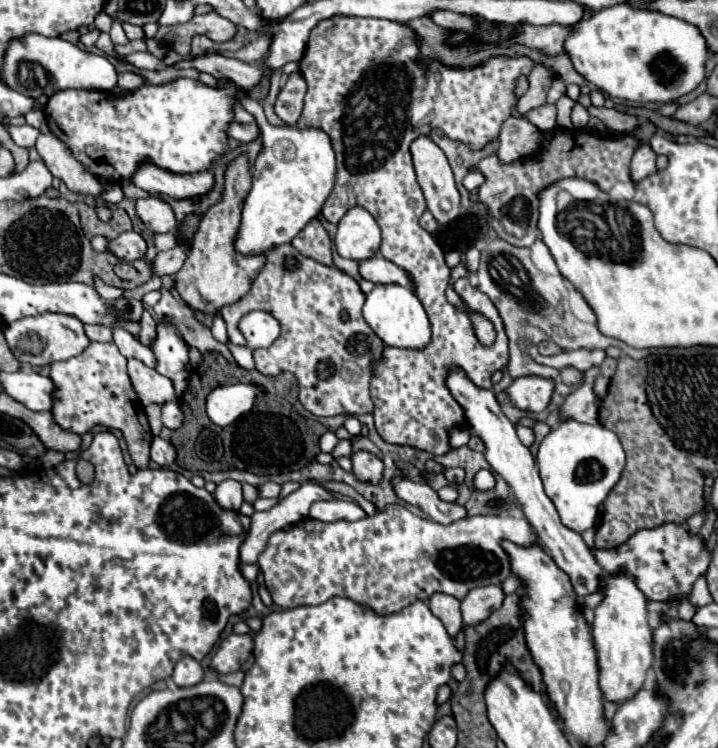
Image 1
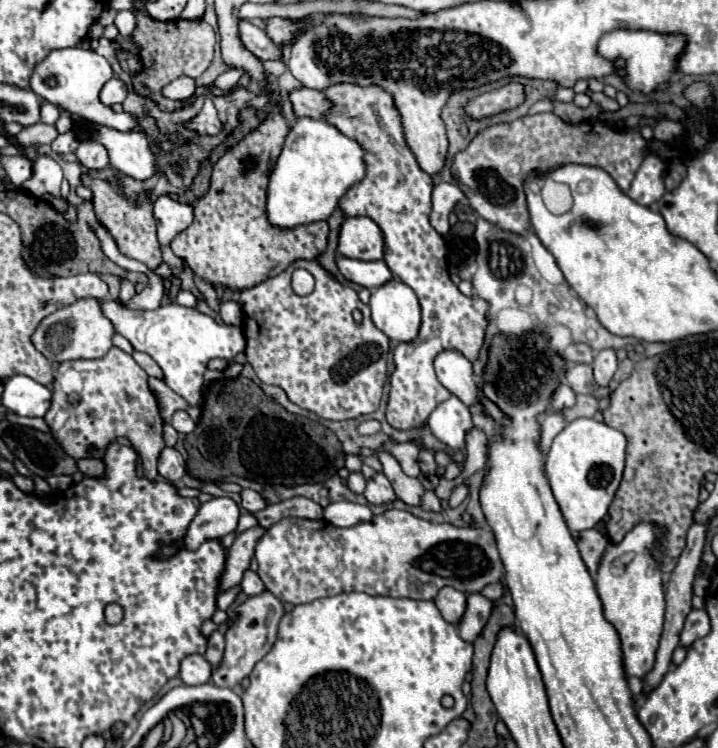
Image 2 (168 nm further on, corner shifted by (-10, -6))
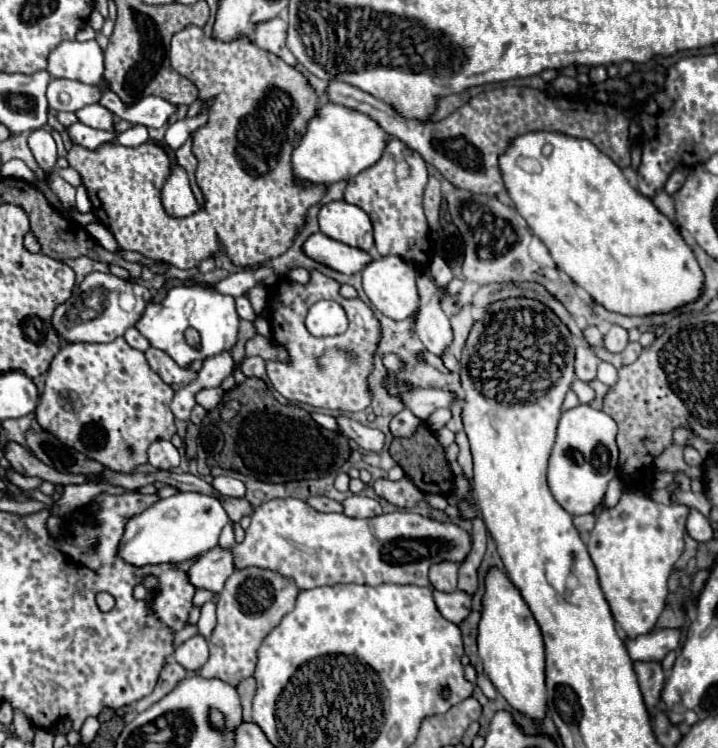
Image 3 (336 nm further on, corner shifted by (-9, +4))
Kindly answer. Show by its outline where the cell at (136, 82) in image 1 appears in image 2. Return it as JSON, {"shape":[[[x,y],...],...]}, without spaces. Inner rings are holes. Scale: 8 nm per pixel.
{"shape":[[[112,78],[104,84],[104,90],[100,90],[100,102],[104,102],[104,106],[120,104],[126,98],[126,92],[126,84],[118,78]]]}

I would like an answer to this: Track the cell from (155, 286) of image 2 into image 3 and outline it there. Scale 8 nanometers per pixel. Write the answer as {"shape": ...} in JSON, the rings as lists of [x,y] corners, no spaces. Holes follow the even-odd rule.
{"shape":[[[93,272],[83,280],[83,284],[79,284],[79,294],[75,292],[67,302],[55,308],[51,322],[53,322],[57,336],[63,338],[65,342],[105,344],[105,342],[113,342],[115,338],[123,336],[127,328],[135,326],[135,320],[139,320],[149,300],[151,300],[151,292],[145,286],[117,278],[113,274]],[[125,296],[131,296],[135,300],[131,310],[125,310],[123,306]]]}

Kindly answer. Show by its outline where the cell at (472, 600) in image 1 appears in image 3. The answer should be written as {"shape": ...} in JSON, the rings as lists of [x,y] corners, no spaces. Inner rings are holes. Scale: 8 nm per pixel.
{"shape":[[[457,590],[451,594],[445,592],[435,592],[435,604],[439,608],[439,612],[453,624],[461,624],[469,612],[471,612],[471,604],[473,604],[473,596]]]}

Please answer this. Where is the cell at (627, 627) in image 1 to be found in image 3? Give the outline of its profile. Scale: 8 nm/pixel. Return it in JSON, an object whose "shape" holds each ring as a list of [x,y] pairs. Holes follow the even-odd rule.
{"shape":[[[623,492],[619,504],[615,508],[603,510],[597,516],[597,524],[591,532],[591,548],[587,540],[589,556],[597,568],[601,590],[611,606],[615,622],[625,630],[625,636],[635,640],[637,636],[651,634],[657,628],[657,620],[665,610],[667,600],[667,578],[683,552],[683,536],[685,524],[689,516],[689,506],[685,504],[657,504],[647,496],[639,496],[637,492]]]}

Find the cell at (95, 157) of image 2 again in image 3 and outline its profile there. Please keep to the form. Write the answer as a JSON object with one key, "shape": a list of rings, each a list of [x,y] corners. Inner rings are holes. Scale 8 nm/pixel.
{"shape":[[[133,126],[129,128],[127,132],[121,132],[117,134],[111,144],[121,144],[121,146],[141,146],[149,140],[149,134],[147,134],[147,128],[143,126]]]}

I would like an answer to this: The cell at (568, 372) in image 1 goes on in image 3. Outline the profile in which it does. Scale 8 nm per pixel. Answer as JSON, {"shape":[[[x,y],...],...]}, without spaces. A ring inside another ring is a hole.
{"shape":[[[579,344],[575,350],[575,374],[579,380],[583,382],[591,382],[597,378],[597,366],[599,366],[599,358],[597,354],[589,348]]]}

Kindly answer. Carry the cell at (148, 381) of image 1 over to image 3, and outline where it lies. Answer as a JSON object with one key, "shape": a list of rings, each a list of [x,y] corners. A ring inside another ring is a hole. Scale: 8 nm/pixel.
{"shape":[[[205,388],[205,390],[199,390],[195,398],[197,398],[197,404],[201,404],[205,410],[211,410],[221,402],[223,394],[225,394],[223,388]]]}

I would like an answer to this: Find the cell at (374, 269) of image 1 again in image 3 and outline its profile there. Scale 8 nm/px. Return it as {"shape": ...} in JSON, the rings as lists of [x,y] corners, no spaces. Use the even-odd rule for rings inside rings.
{"shape":[[[317,232],[313,234],[305,244],[303,250],[313,260],[341,272],[341,274],[357,274],[361,272],[369,262],[373,262],[371,254],[359,248],[351,248],[343,242],[331,240],[329,236]]]}

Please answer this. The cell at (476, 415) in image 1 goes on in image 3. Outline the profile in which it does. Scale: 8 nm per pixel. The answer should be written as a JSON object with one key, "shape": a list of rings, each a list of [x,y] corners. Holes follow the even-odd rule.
{"shape":[[[417,270],[417,288],[419,288],[419,314],[415,318],[415,334],[423,346],[435,354],[443,356],[449,350],[453,340],[451,322],[441,310],[439,288],[429,280],[425,272]]]}

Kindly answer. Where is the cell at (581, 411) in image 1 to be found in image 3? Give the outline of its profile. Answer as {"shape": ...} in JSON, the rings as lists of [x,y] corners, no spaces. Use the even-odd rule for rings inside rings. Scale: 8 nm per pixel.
{"shape":[[[611,326],[611,330],[605,334],[603,338],[603,346],[605,350],[623,350],[627,346],[627,330],[619,328],[619,326]]]}

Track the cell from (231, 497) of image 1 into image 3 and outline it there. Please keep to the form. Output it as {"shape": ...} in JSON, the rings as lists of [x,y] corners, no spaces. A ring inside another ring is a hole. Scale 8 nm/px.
{"shape":[[[181,492],[177,496],[155,502],[151,508],[127,520],[123,534],[123,544],[119,546],[119,556],[135,566],[175,562],[181,564],[187,558],[205,554],[215,548],[223,526],[229,522],[227,512],[215,496],[205,496],[199,492]]]}

